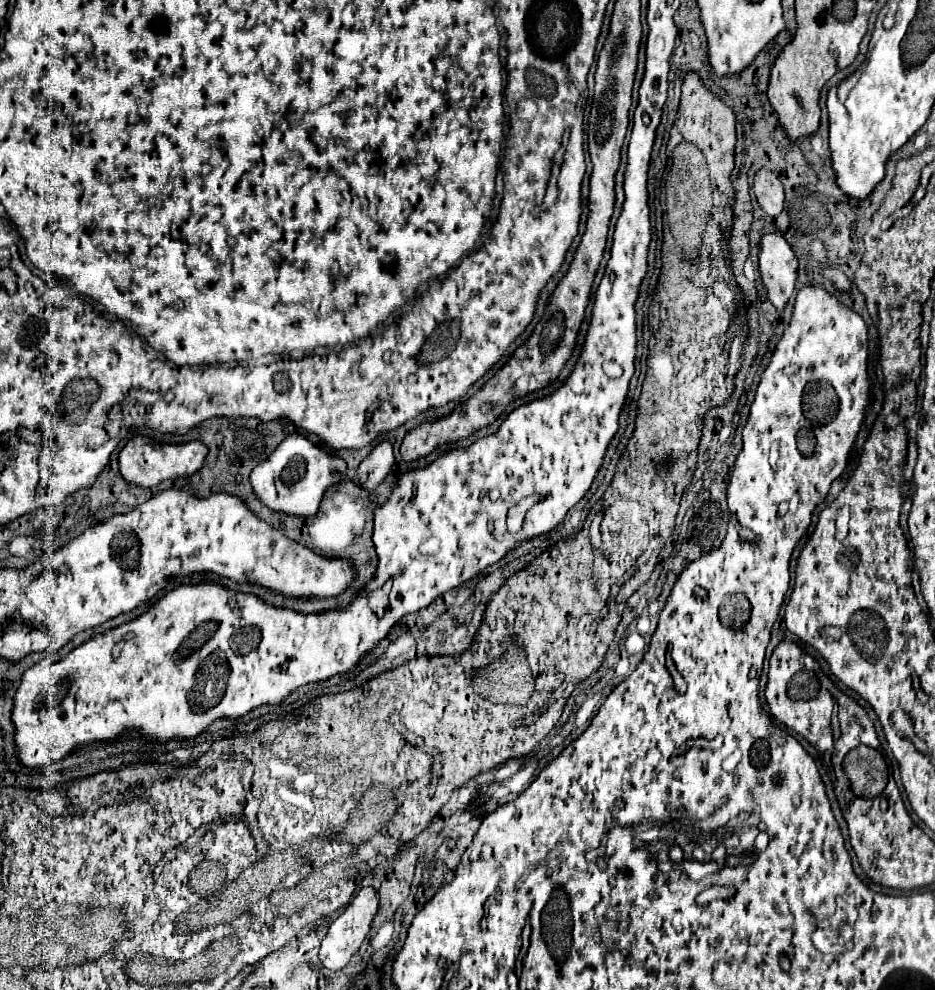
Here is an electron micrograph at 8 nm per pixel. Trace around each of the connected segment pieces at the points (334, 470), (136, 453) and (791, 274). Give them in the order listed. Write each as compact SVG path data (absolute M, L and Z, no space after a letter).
M300 433L288 435L271 456L251 472L251 484L257 498L271 510L313 516L323 492L343 478L343 460L313 444Z
M135 436L127 442L127 446L119 452L119 472L127 482L133 482L141 488L151 488L167 478L179 478L195 474L207 456L207 446L201 442L183 442L183 444L163 444L149 440L147 436Z
M779 232L765 234L759 240L757 262L767 300L777 310L783 310L795 290L797 280L797 258L791 246Z

